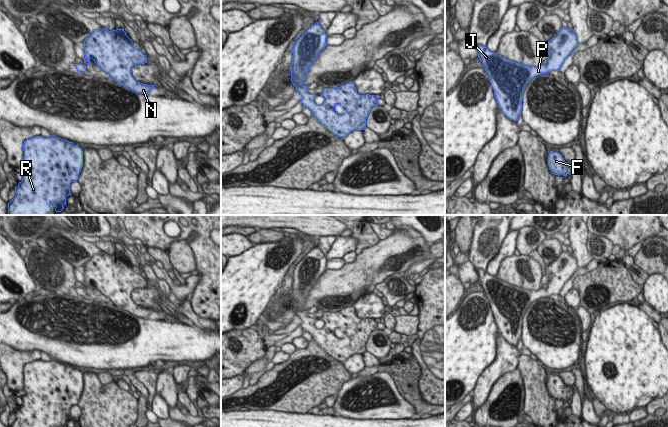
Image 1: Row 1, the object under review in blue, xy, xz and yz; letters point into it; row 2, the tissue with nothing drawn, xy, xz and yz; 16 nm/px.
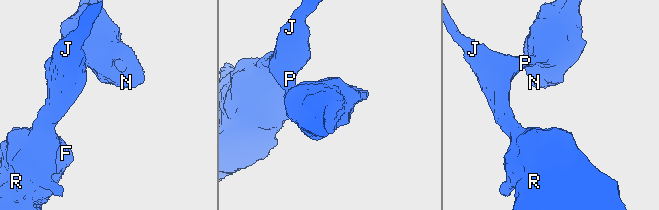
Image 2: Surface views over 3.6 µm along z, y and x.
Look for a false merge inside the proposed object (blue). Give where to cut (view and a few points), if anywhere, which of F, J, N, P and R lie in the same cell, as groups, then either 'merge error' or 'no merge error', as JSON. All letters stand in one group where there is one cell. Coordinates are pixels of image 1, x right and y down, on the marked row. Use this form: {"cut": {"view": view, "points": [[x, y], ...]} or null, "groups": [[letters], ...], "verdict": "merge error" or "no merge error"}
{"cut": null, "groups": [["F", "J", "N", "P", "R"]], "verdict": "no merge error"}

